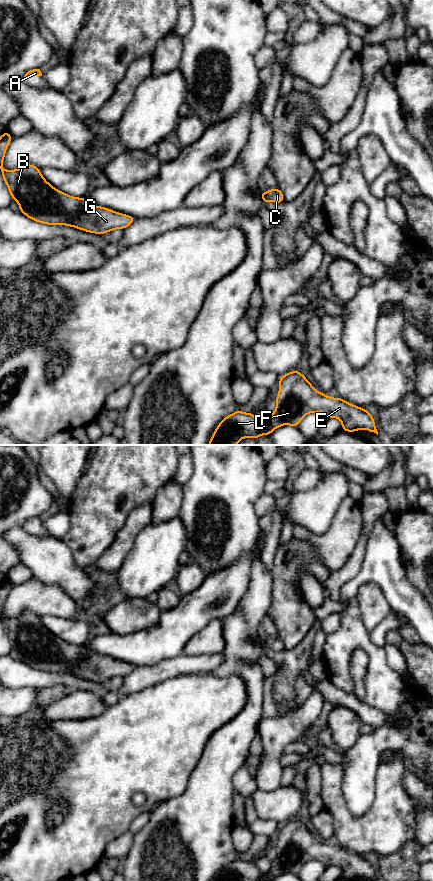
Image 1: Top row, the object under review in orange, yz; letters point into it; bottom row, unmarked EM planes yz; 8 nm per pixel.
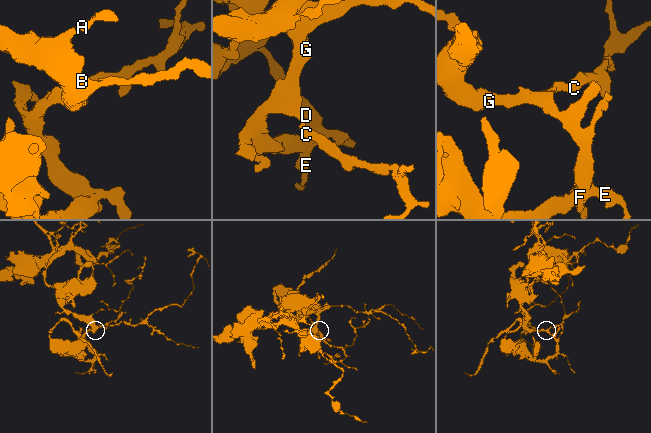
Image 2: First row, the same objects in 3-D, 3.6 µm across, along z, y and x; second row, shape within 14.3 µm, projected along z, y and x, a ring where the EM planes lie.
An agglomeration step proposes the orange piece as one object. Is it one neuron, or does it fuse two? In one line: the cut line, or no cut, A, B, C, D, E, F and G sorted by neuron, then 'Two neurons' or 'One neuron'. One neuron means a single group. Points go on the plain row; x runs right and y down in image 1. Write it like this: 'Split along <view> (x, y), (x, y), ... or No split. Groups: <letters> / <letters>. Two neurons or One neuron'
No split. Groups: A B C D E F G. One neuron

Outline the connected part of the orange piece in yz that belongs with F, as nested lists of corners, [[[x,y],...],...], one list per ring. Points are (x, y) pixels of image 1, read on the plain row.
[[[297,818],[279,826],[279,841],[275,847],[277,855],[271,861],[268,874],[262,874],[254,861],[238,857],[224,865],[214,881],[272,881],[282,873],[298,875],[302,866],[311,860],[318,860],[325,866],[338,866],[342,870],[341,877],[346,880],[366,877],[378,881],[374,866],[367,857],[316,839]]]

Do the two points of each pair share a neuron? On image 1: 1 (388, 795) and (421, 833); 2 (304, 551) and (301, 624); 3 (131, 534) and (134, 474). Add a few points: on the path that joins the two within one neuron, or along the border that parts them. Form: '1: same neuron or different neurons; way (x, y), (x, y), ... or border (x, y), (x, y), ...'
1: different neurons; border (414, 804), (415, 834), (408, 849)
2: same neuron; way (295, 569), (289, 575), (289, 606)
3: different neurons; border (152, 502), (146, 502), (134, 507), (121, 530)

